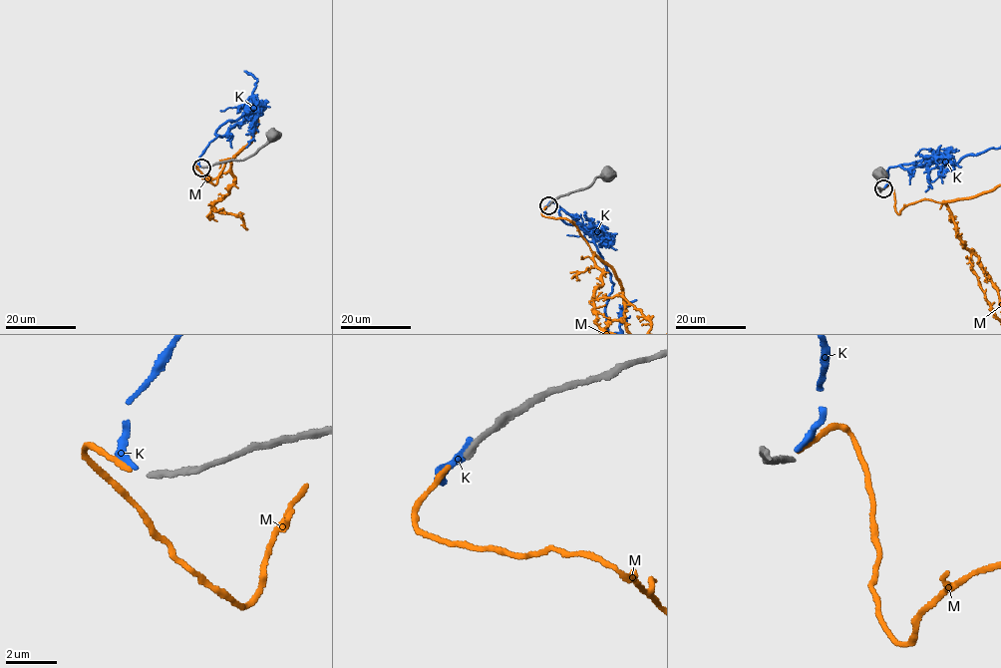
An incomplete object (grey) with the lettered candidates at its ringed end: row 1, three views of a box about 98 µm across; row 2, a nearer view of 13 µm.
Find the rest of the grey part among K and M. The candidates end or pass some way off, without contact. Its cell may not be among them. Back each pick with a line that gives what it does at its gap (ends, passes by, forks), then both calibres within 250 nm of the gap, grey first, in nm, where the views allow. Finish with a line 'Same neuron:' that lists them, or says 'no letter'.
M: it ends | 260/240 nm
Same neuron: M

